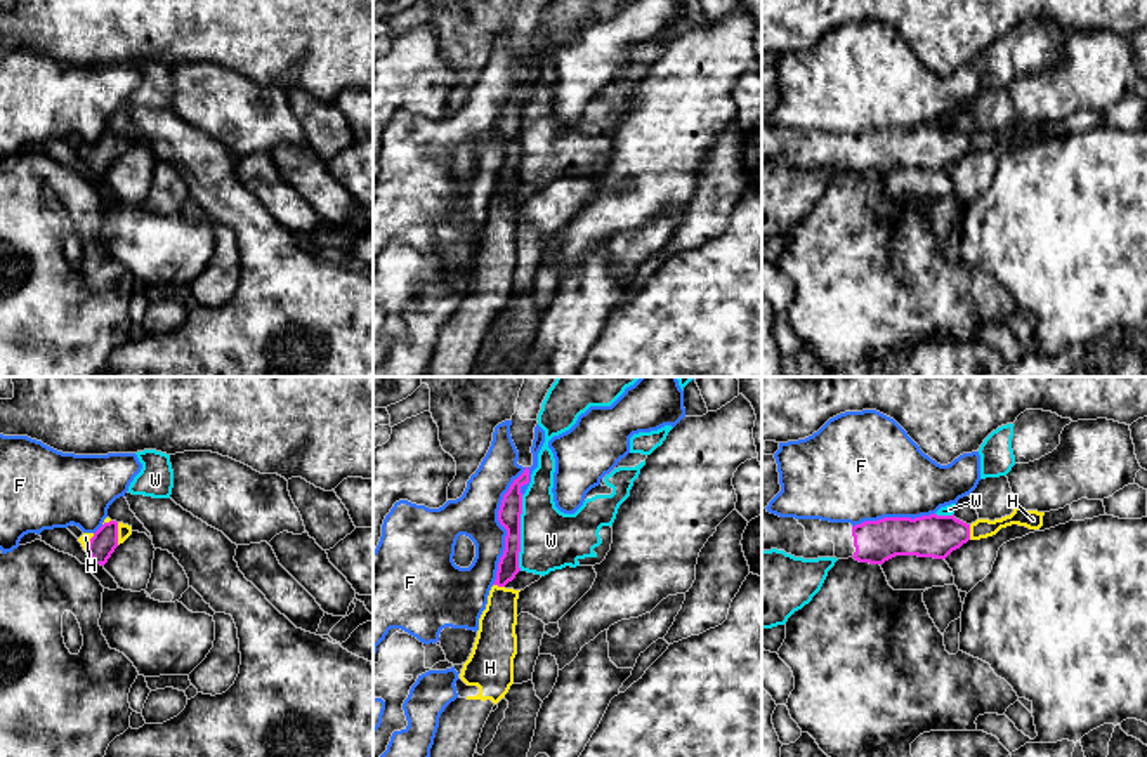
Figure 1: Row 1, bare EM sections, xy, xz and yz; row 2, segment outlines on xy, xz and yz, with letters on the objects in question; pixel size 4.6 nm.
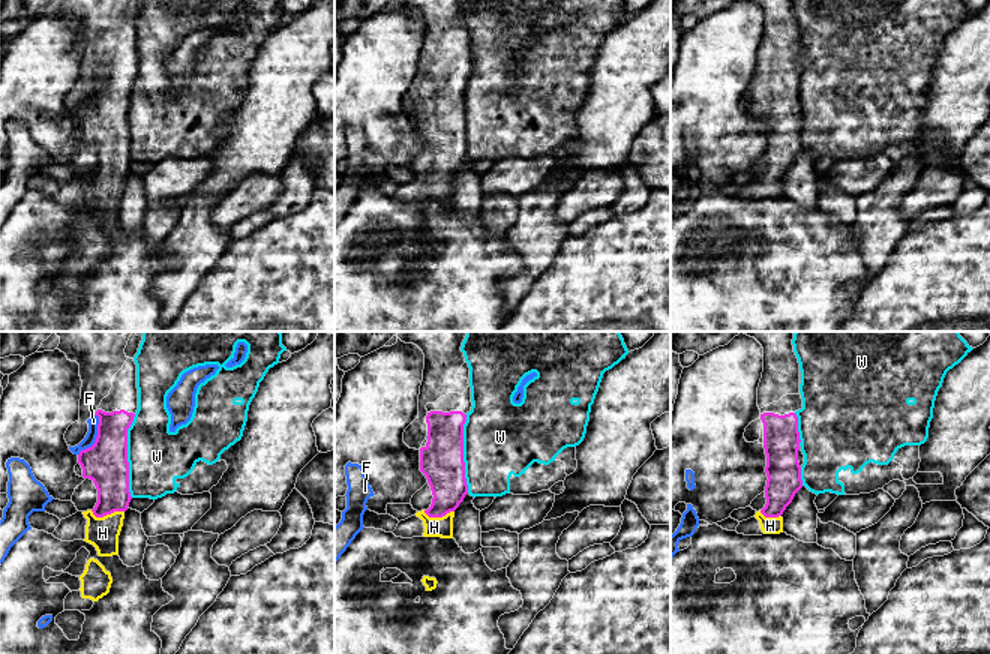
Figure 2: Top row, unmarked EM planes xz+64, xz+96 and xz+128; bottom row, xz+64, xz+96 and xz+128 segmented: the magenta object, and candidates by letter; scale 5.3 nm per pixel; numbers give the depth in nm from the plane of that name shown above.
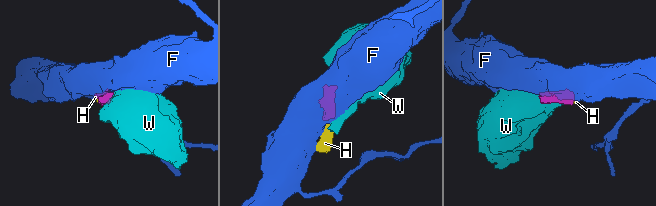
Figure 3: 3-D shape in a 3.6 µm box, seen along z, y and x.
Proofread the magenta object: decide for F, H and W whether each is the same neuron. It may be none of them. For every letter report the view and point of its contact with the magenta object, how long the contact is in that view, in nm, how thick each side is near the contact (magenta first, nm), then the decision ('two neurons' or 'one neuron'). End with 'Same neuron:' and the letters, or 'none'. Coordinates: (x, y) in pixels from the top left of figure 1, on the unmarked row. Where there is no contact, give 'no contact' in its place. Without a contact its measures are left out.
F: contact xz (500, 134); length 550 nm; calibres 110 and 220 nm; two neurons
H: contact xy (89, 158); length 140 nm; calibres 120 and 50 nm; one neuron
W: contact xz (519, 144); length 360 nm; calibres 110 and 280 nm; two neurons
Same neuron: H

